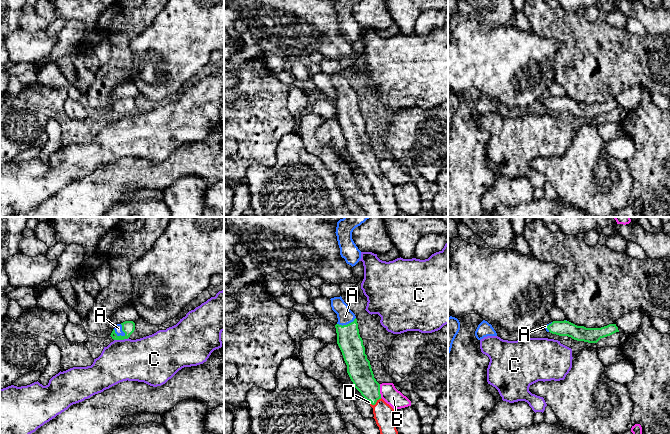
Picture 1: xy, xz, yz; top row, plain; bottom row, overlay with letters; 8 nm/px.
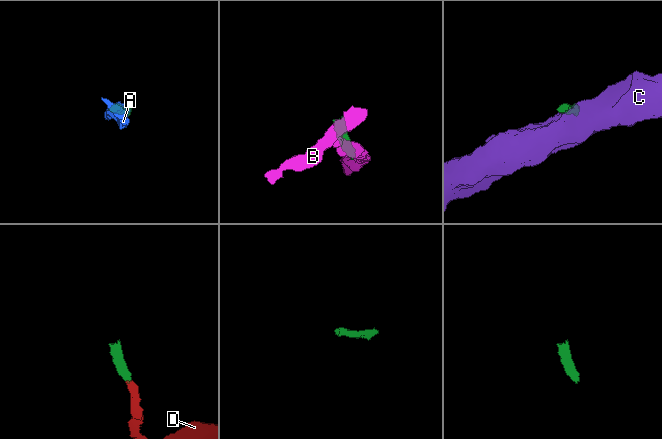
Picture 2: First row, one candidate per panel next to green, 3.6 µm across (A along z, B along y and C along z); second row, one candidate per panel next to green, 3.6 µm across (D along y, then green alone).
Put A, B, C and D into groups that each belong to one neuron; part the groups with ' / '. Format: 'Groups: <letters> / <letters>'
Groups: A D / B / C

